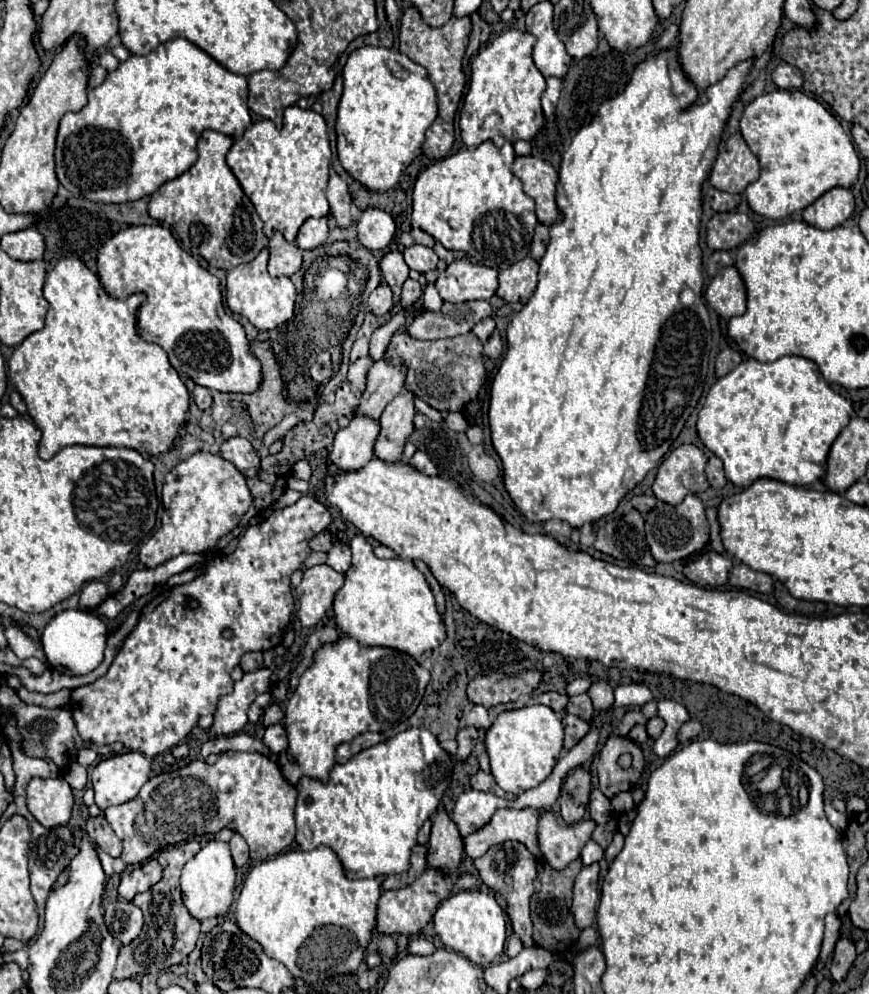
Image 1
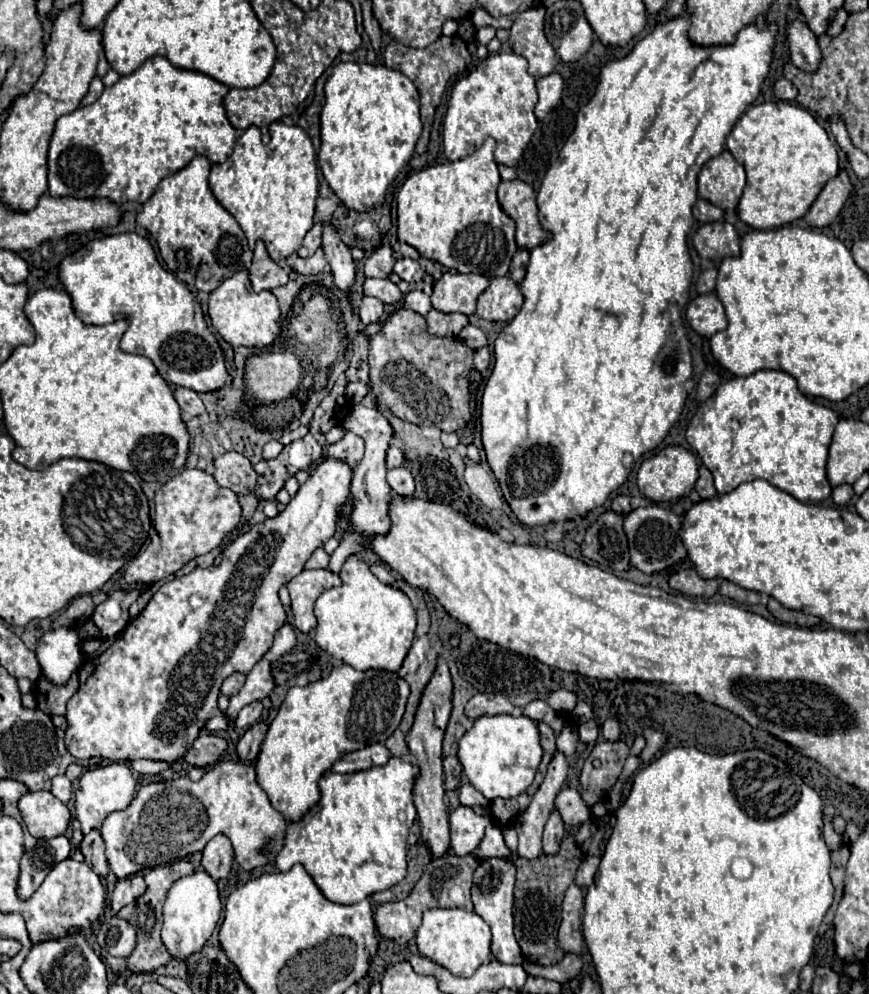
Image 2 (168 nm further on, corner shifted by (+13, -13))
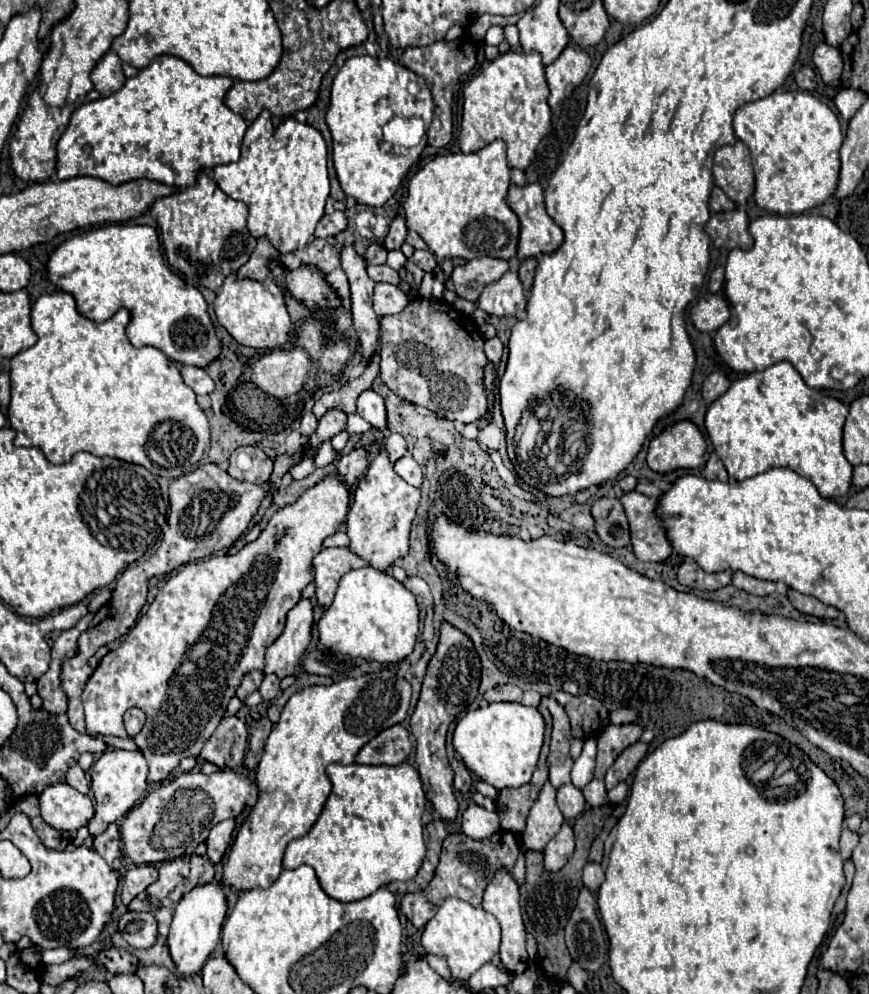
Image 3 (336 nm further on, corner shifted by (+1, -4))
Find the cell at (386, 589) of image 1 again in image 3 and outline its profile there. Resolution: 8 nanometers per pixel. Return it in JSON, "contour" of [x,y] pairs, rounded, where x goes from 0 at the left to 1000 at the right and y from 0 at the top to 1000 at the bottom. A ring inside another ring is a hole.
{"contour":[[[419,570],[391,582],[384,607],[373,613],[366,633],[368,647],[384,657],[435,667],[458,667],[476,655],[481,641],[481,609],[476,599],[451,578]]]}

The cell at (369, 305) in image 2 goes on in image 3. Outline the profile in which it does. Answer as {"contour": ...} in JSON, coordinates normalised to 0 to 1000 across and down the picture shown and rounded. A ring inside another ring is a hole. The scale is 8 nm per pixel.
{"contour":[[[433,285],[430,289],[430,313],[435,319],[460,315],[470,307],[470,297],[449,285]]]}

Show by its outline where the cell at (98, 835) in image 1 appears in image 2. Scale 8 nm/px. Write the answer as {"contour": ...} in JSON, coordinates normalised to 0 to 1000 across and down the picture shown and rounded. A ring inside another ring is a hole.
{"contour":[[[106,835],[104,839],[99,839],[90,853],[92,853],[92,857],[99,863],[99,869],[113,881],[122,881],[124,879],[124,867],[122,867],[122,859],[120,859],[120,847],[117,847],[117,841],[115,841],[113,835]]]}

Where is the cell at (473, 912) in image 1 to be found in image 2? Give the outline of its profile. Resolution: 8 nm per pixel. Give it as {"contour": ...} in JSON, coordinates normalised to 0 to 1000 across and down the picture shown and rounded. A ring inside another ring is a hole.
{"contour":[[[493,915],[479,938],[479,950],[486,962],[518,976],[522,982],[539,984],[564,966],[564,934],[548,920],[536,915]]]}

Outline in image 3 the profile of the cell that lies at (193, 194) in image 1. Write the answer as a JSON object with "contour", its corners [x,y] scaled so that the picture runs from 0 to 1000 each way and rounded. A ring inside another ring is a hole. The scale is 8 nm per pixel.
{"contour":[[[237,174],[228,176],[226,186],[214,188],[203,196],[182,200],[173,214],[182,222],[193,265],[212,277],[216,287],[223,289],[232,287],[244,293],[255,289],[258,281],[272,275],[295,248],[295,240],[283,230],[285,208],[253,192]]]}

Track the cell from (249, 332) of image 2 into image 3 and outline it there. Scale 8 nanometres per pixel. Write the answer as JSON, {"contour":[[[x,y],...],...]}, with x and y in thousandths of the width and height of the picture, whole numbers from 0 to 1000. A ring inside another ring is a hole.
{"contour":[[[265,277],[251,293],[246,315],[251,325],[269,339],[274,347],[290,351],[318,351],[331,343],[334,319],[327,307],[327,295],[313,279],[308,279],[304,287],[292,281],[272,281],[272,277]]]}

